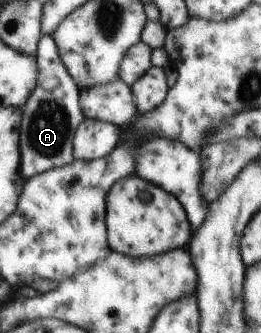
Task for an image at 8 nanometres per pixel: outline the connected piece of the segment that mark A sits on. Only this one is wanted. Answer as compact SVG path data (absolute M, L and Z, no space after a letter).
M42 35L37 51L37 85L29 99L22 106L21 135L21 177L25 182L44 171L63 167L73 161L73 139L76 129L84 120L83 109L79 103L80 87L73 81L63 65L52 35Z

